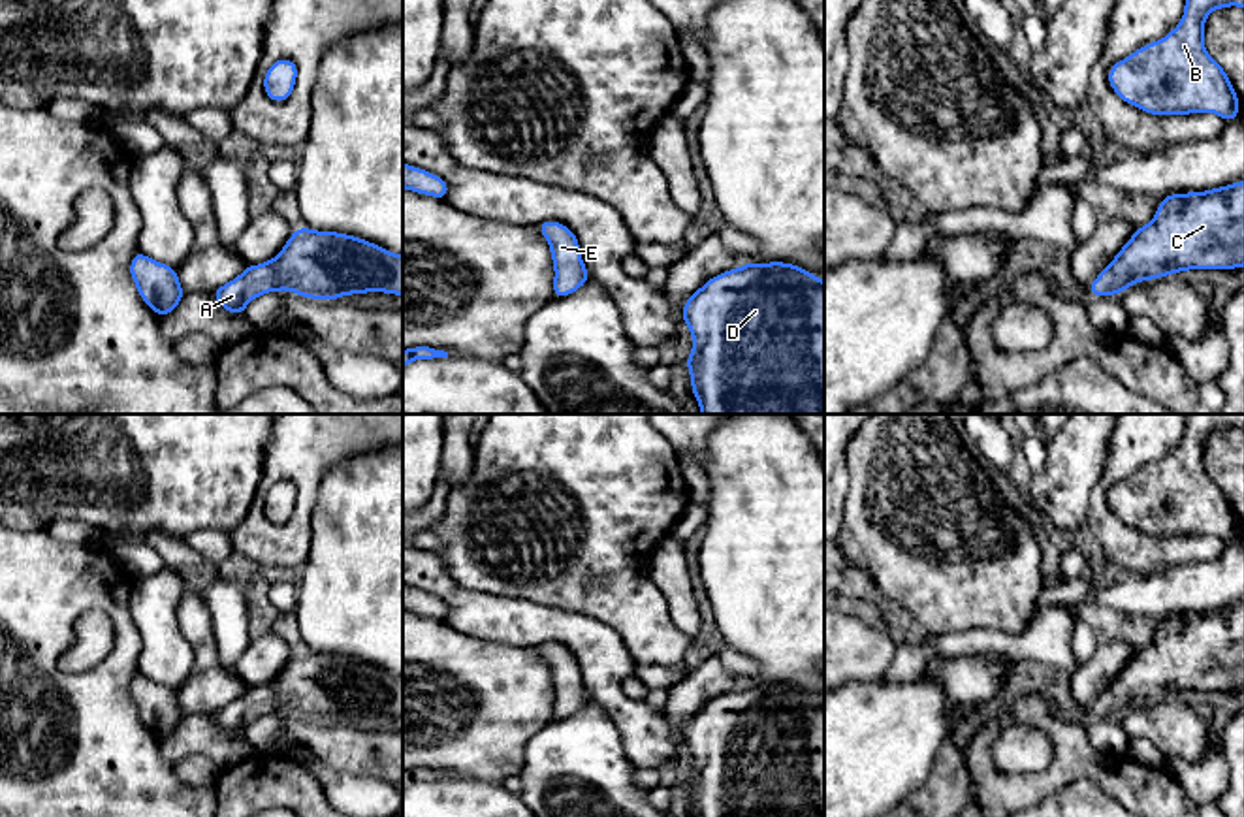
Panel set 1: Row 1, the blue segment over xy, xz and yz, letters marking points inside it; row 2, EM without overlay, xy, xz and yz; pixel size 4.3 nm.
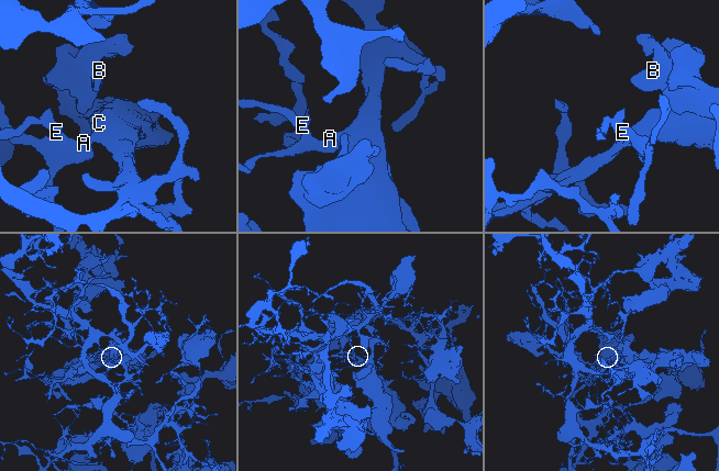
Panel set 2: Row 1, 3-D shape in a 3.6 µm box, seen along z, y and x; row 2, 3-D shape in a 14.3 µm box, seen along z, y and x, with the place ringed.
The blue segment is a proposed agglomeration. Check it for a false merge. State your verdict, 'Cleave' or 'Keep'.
Keep

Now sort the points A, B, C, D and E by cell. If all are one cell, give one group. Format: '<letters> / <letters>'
A B C D E

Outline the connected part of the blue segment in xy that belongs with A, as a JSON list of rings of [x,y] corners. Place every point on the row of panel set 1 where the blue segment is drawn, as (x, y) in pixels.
[[[301,226],[271,262],[248,265],[213,296],[228,312],[245,314],[250,299],[277,290],[311,299],[363,292],[401,296],[403,256],[359,237]]]

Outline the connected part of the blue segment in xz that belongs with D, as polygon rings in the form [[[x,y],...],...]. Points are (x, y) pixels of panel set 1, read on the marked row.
[[[751,264],[710,279],[683,305],[685,326],[693,331],[693,352],[685,365],[691,371],[693,393],[702,414],[824,414],[824,282],[792,264]]]

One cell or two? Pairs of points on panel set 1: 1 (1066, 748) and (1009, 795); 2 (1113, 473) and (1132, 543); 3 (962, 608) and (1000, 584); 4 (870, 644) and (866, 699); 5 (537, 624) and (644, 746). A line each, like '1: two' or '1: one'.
1: one
2: one
3: one
4: two
5: one

